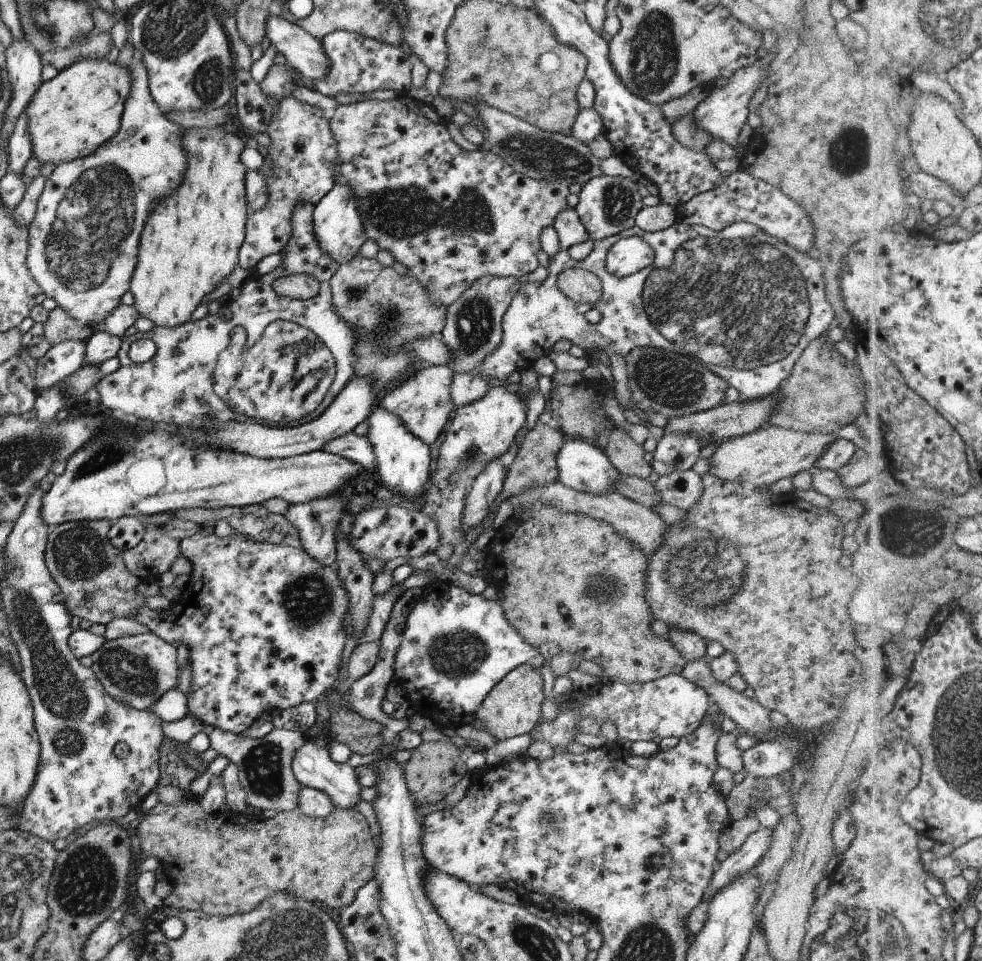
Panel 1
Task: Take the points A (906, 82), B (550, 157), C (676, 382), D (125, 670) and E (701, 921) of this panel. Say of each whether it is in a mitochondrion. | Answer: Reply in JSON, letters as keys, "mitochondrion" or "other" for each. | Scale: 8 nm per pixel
{"A":"other","B":"mitochondrion","C":"mitochondrion","D":"mitochondrion","E":"other"}

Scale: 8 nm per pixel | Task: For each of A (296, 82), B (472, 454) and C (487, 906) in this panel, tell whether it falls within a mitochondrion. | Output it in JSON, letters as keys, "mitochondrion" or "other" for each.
{"A":"other","B":"mitochondrion","C":"other"}

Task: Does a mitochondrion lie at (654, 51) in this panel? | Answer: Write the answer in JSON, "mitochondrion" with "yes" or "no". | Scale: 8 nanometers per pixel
{"mitochondrion":"yes"}

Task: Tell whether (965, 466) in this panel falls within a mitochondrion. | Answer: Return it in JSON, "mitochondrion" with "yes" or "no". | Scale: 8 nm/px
{"mitochondrion":"no"}

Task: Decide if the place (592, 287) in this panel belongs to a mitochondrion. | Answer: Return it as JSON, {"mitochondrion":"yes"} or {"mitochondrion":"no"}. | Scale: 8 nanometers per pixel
{"mitochondrion":"no"}

